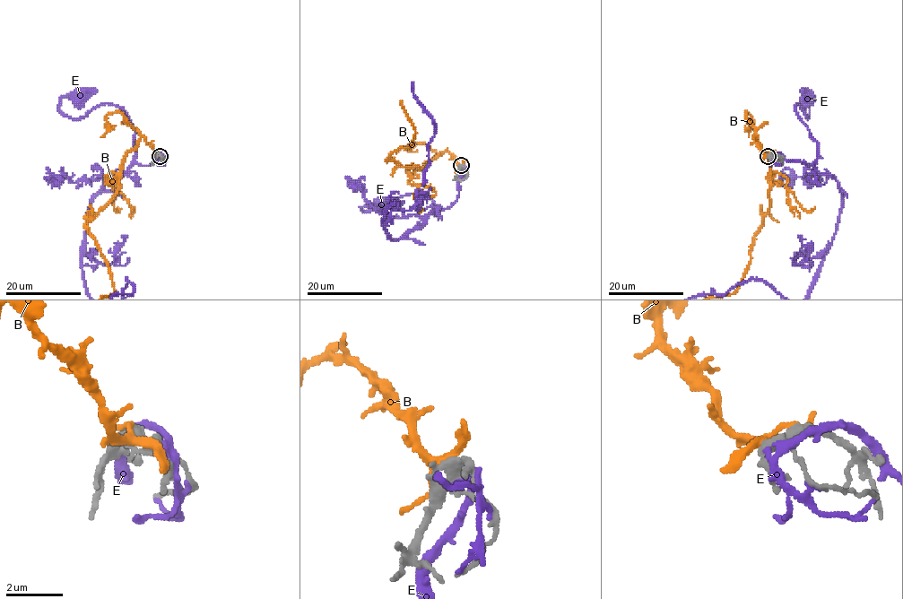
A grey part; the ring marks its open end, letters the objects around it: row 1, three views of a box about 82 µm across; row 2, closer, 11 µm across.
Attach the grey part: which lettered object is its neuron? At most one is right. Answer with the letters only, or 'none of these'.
none of these

